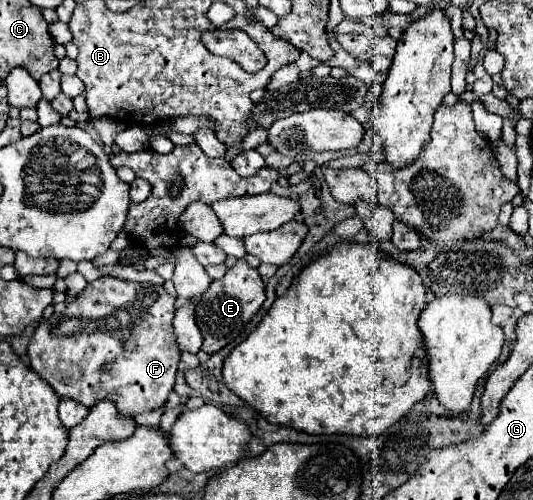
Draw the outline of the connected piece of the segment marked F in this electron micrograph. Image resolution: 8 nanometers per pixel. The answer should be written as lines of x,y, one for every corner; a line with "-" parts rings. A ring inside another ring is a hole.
100,277
88,283
86,289
72,303
66,305
66,315
54,313
56,319
44,319
36,327
28,347
30,365
46,383
50,383
50,387
58,395
72,397
86,407
96,405
96,401
100,399
112,399
116,401
120,413
134,417
142,411
162,407
172,393
176,367
180,361
180,351
176,349
172,333
175,301
176,298
158,285
132,283
116,277

